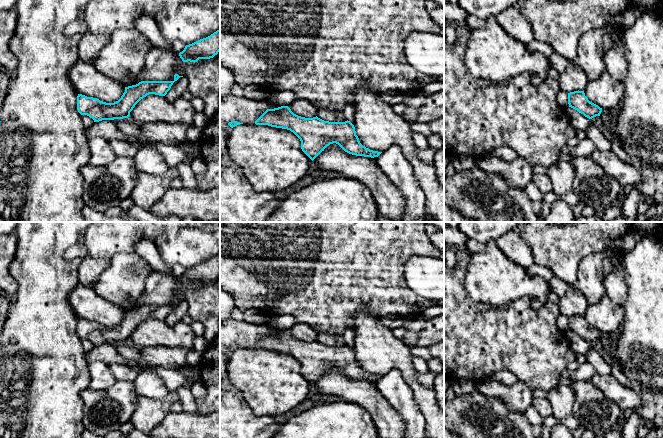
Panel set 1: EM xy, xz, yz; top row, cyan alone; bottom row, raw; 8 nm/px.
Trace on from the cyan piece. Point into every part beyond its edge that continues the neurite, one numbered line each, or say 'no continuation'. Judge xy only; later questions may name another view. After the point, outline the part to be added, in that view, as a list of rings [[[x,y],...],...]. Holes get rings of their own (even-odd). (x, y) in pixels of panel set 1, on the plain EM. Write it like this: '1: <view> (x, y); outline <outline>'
no continuation

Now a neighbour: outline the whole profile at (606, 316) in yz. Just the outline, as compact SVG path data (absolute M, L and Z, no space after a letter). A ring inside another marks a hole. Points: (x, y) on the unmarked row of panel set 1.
M605 294L599 302L588 305L584 317L590 326L602 333L620 331L624 320L624 307L614 303Z

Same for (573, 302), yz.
M570 286L566 294L560 298L558 310L560 314L567 317L584 315L588 307L585 296L577 289Z

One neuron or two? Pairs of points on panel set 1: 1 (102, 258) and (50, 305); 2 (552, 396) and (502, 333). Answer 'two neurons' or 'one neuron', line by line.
1: two neurons
2: two neurons

